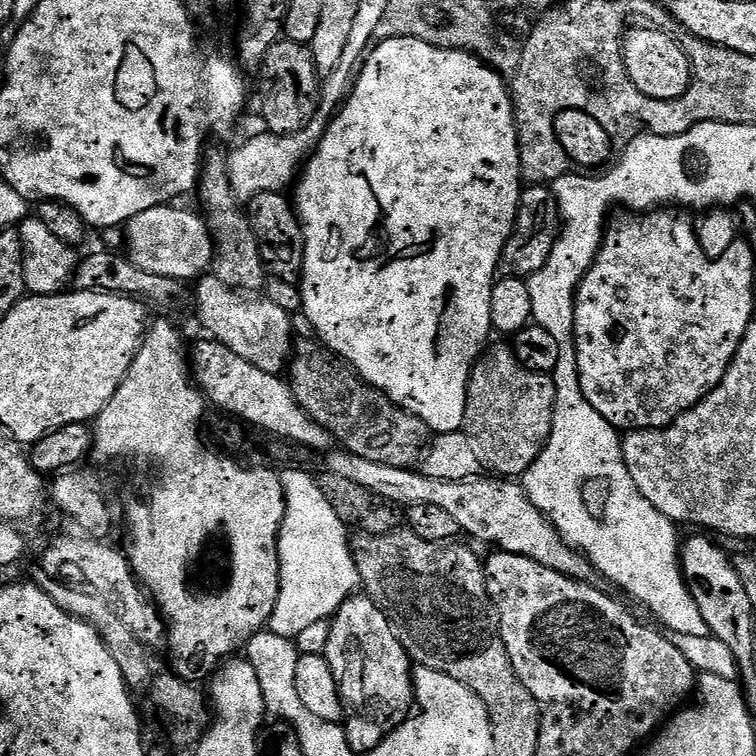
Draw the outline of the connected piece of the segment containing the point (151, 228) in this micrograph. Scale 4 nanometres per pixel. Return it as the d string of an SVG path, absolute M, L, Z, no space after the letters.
M154 206L129 220L124 232L126 255L134 266L146 270L146 274L162 274L162 278L195 282L212 267L212 235L199 211L187 212L176 207L180 206Z

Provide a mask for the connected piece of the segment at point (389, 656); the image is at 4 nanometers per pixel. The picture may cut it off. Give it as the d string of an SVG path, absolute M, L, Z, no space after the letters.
M353 594L331 617L330 642L326 642L323 657L340 687L340 697L346 705L346 719L342 727L348 744L357 754L370 754L389 734L414 712L414 662L396 637L388 616L367 594Z

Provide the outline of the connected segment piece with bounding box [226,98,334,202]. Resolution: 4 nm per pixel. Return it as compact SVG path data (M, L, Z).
M328 98L321 99L320 108L314 118L298 134L279 136L273 132L261 131L261 136L252 136L245 144L240 144L231 153L227 153L230 186L234 186L234 194L241 202L254 199L258 194L267 192L284 192L287 184L297 179L306 157L315 149L324 137L328 124L332 121L334 107Z

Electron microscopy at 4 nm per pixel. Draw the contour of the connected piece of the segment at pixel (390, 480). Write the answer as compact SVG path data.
M343 450L333 451L332 454L326 464L327 471L338 478L350 478L350 482L370 490L385 504L399 506L404 510L414 506L438 506L438 510L446 510L453 516L465 537L473 536L484 544L496 544L492 546L501 552L522 554L534 562L542 562L542 566L550 566L550 570L558 570L558 574L568 576L571 580L588 582L593 579L594 569L588 557L571 548L560 537L542 510L534 506L523 483L515 479L477 478L462 482L442 482L442 478L430 478L415 467L382 466L382 462L370 462L370 458L358 458L358 454Z

